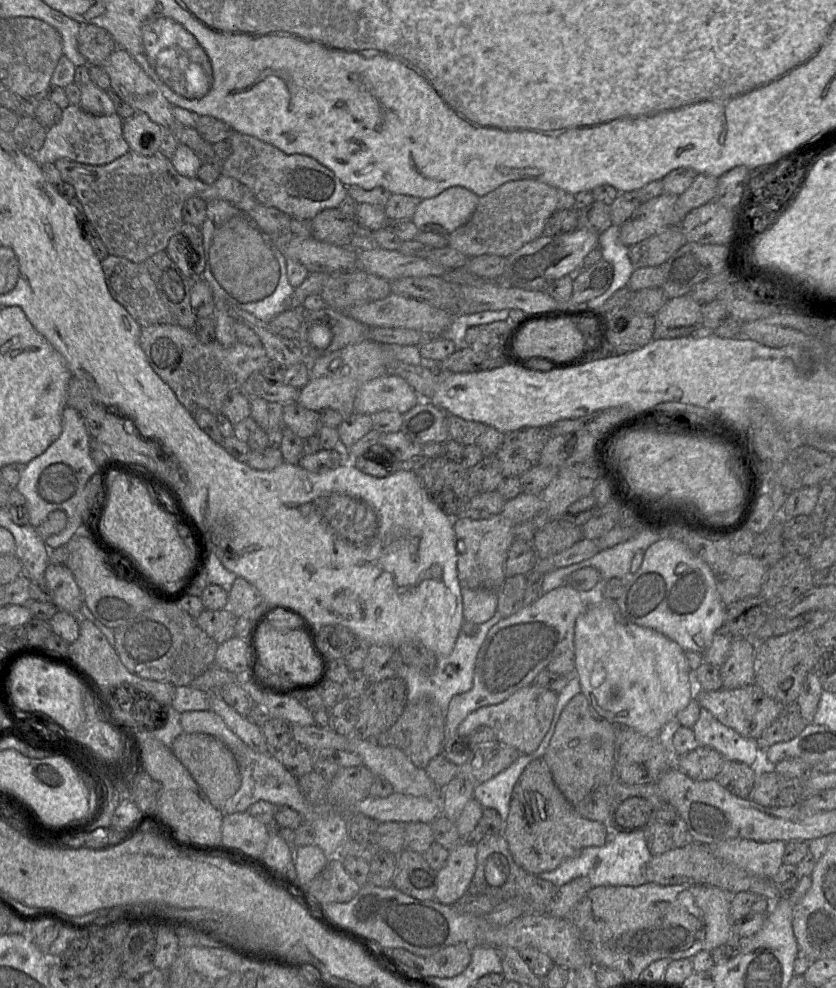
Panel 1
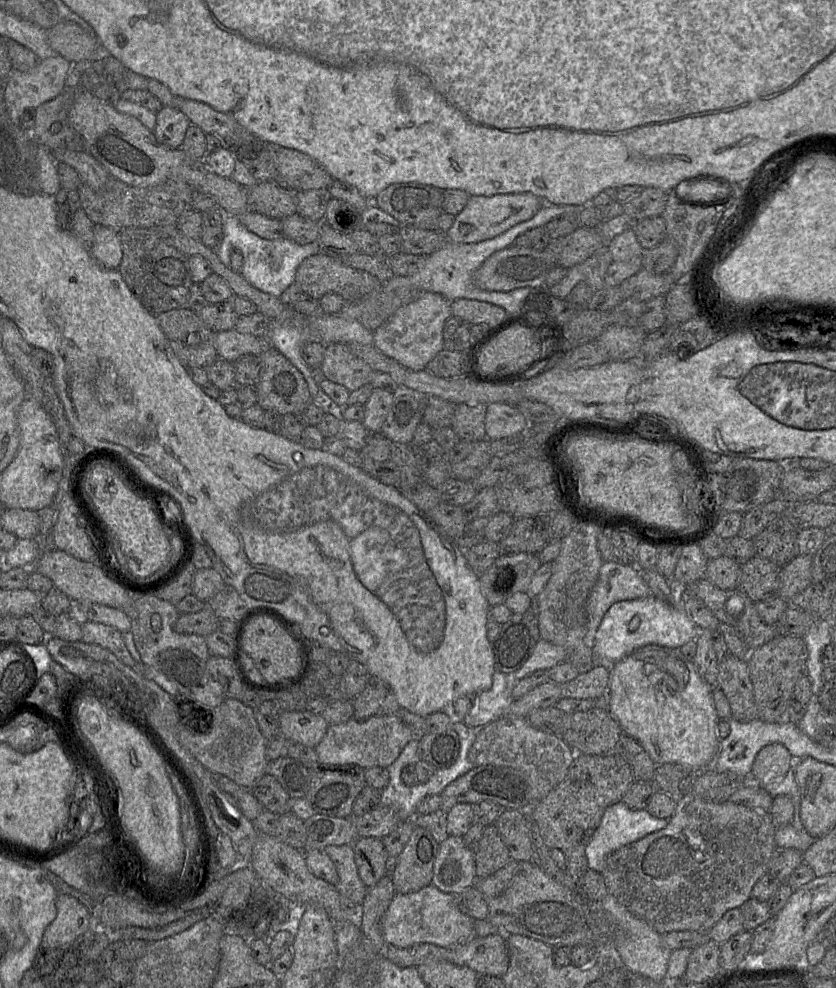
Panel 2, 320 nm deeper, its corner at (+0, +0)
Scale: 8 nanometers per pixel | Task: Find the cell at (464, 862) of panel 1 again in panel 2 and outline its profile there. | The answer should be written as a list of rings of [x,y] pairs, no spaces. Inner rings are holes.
[[[448,836],[439,844],[431,885],[456,894],[475,886],[476,881],[474,852],[466,847],[463,837]]]

